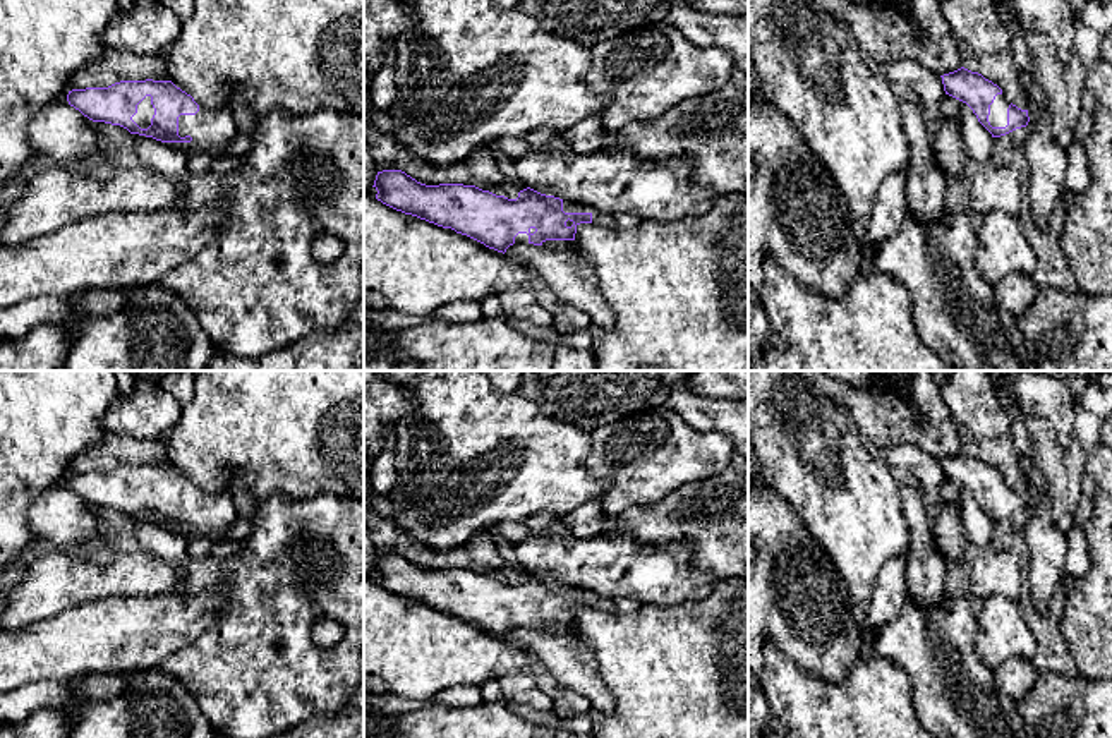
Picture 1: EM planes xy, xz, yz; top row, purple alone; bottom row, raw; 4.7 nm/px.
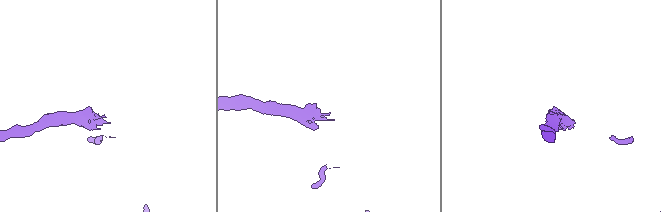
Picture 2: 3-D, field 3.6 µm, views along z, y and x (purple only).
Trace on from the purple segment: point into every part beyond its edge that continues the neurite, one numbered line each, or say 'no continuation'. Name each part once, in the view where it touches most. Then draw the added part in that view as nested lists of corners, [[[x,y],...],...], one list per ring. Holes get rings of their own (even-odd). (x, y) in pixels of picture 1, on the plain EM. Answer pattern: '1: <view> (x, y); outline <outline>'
1: xy (211, 514); outline [[[199,489],[196,499],[178,501],[178,520],[190,520],[190,527],[168,527],[170,530],[182,534],[189,539],[194,537],[213,537],[225,539],[228,529],[239,518],[230,491],[221,489],[218,493],[209,493]]]

